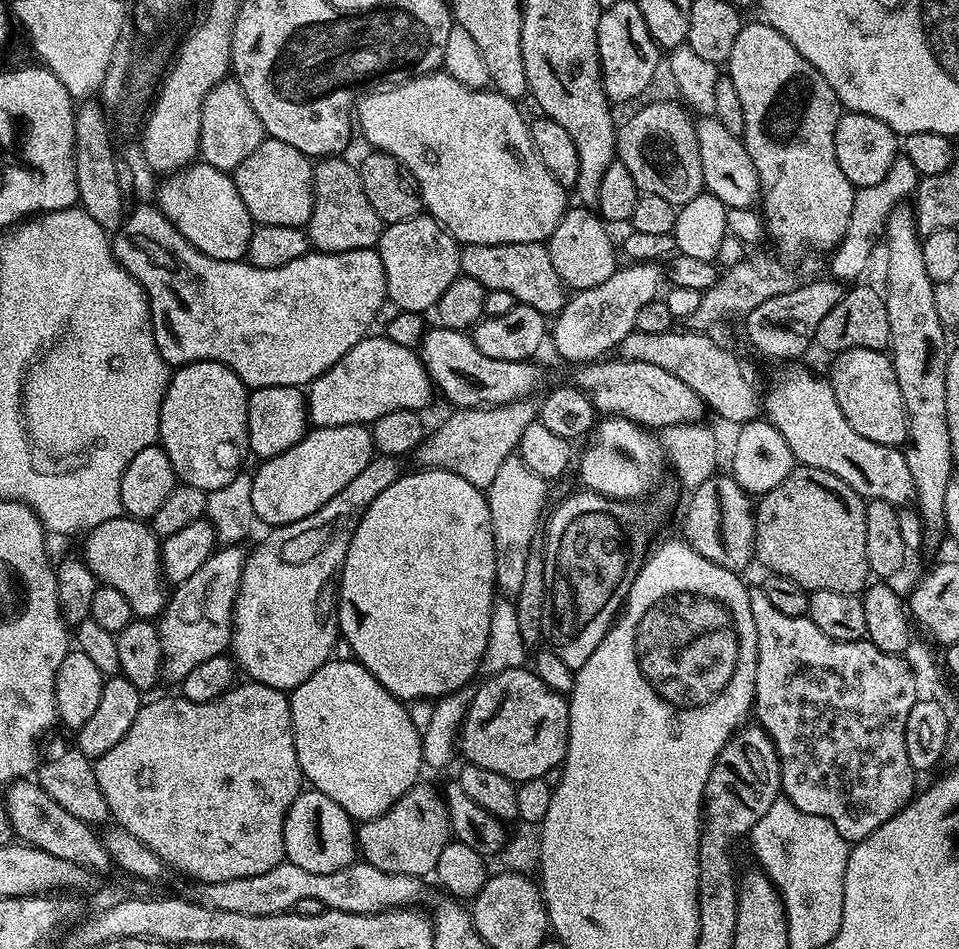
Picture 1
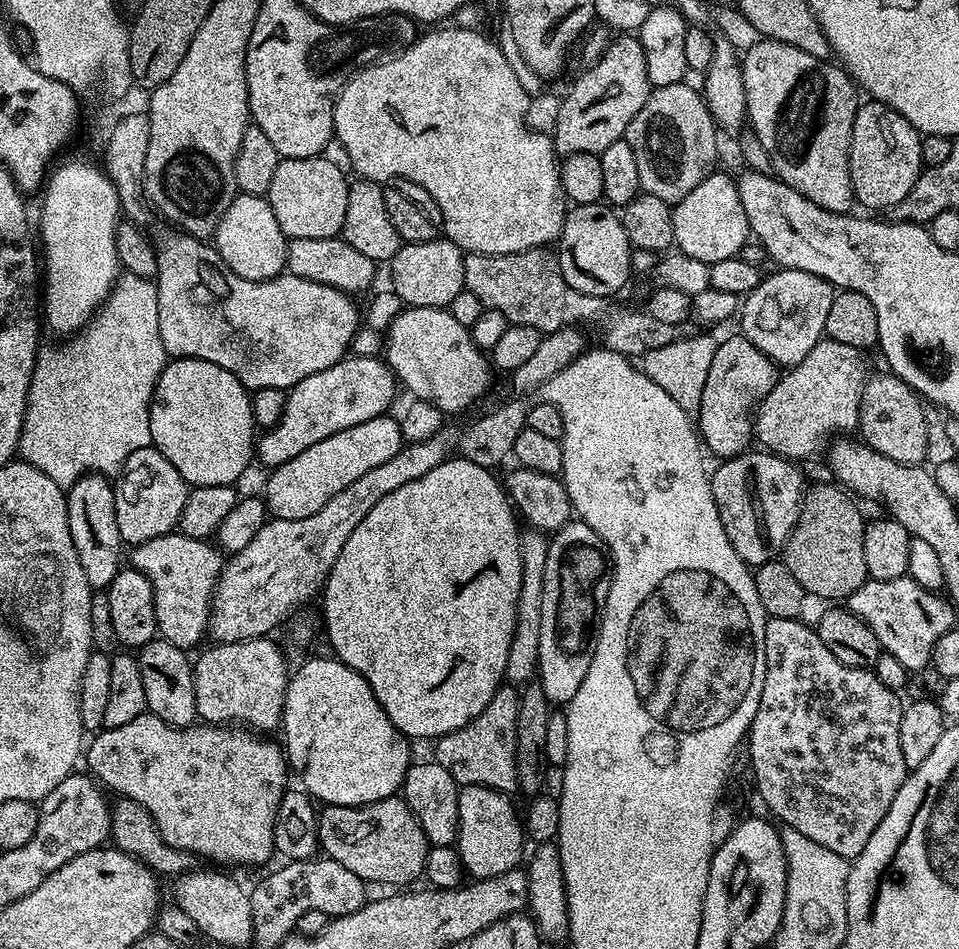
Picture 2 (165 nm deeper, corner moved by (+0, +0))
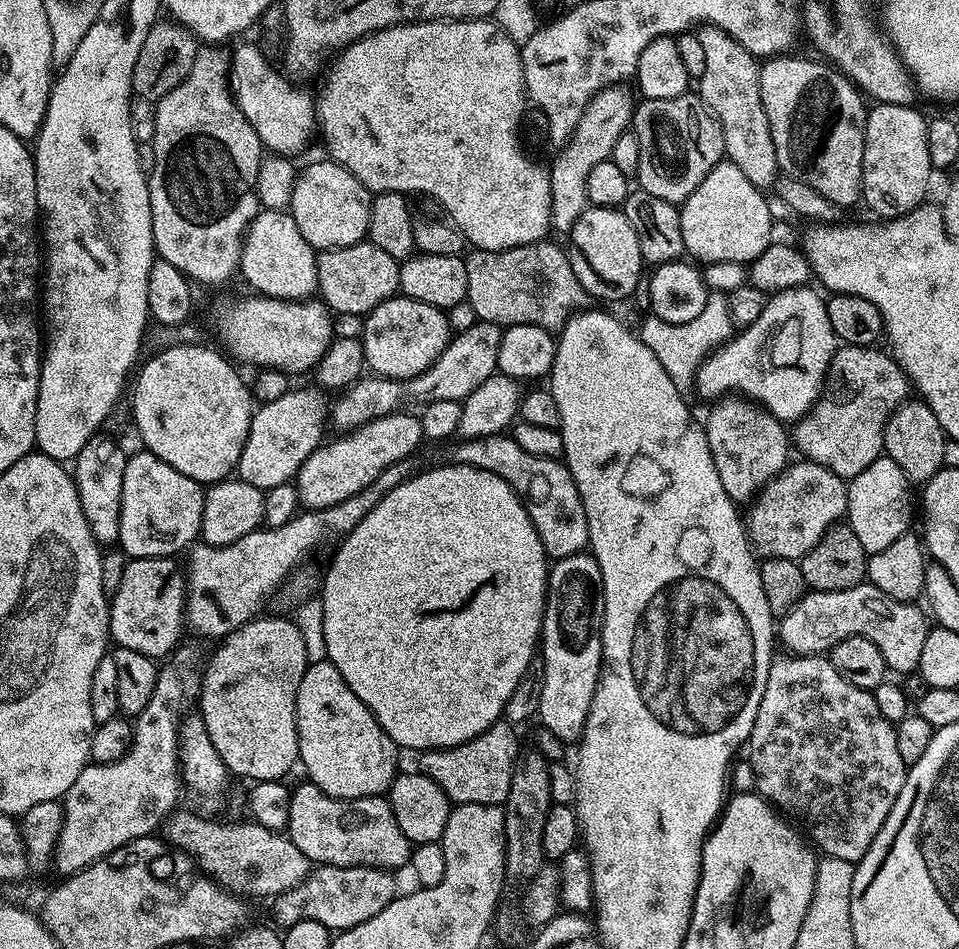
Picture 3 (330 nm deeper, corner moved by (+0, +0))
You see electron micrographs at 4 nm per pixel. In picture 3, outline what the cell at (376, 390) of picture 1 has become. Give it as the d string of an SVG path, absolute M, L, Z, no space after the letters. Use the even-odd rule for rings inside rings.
M306 389L289 390L282 394L282 398L274 398L274 402L260 404L252 413L252 425L246 438L246 446L240 455L240 461L236 463L235 475L247 482L250 486L258 486L262 489L270 489L274 486L282 486L289 483L300 471L302 462L314 449L320 447L324 436L324 424L326 428L326 400L319 396L321 393L307 392Z

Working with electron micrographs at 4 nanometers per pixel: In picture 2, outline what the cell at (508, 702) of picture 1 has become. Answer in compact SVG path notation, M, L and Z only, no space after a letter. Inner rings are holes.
M501 686L494 694L494 698L490 698L486 710L478 714L478 718L435 741L435 763L440 764L442 770L447 770L457 785L473 784L493 788L499 792L515 793L518 788L516 723L519 705L517 689L512 686Z

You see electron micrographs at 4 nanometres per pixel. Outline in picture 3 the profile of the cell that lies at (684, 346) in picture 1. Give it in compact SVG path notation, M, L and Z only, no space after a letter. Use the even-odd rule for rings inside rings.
M837 347L832 356L832 364L828 367L826 387L816 404L802 419L794 424L794 444L805 452L807 459L813 464L821 464L838 474L845 482L854 479L866 467L882 456L884 450L884 431L886 422L895 414L897 408L909 399L908 386L910 379L901 370L900 365L887 351L879 352L879 347L854 348Z

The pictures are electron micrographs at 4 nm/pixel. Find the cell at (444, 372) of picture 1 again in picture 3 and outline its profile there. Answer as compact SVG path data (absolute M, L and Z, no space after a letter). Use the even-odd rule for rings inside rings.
M403 294L383 300L362 320L365 365L377 376L389 376L401 382L411 380L431 366L440 357L449 339L448 318L441 309Z

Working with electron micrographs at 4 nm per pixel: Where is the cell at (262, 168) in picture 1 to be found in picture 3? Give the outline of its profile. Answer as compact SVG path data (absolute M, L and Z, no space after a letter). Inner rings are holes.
M330 158L316 160L299 169L294 184L290 211L302 238L317 250L345 248L361 243L367 237L373 193L360 183L350 170Z

